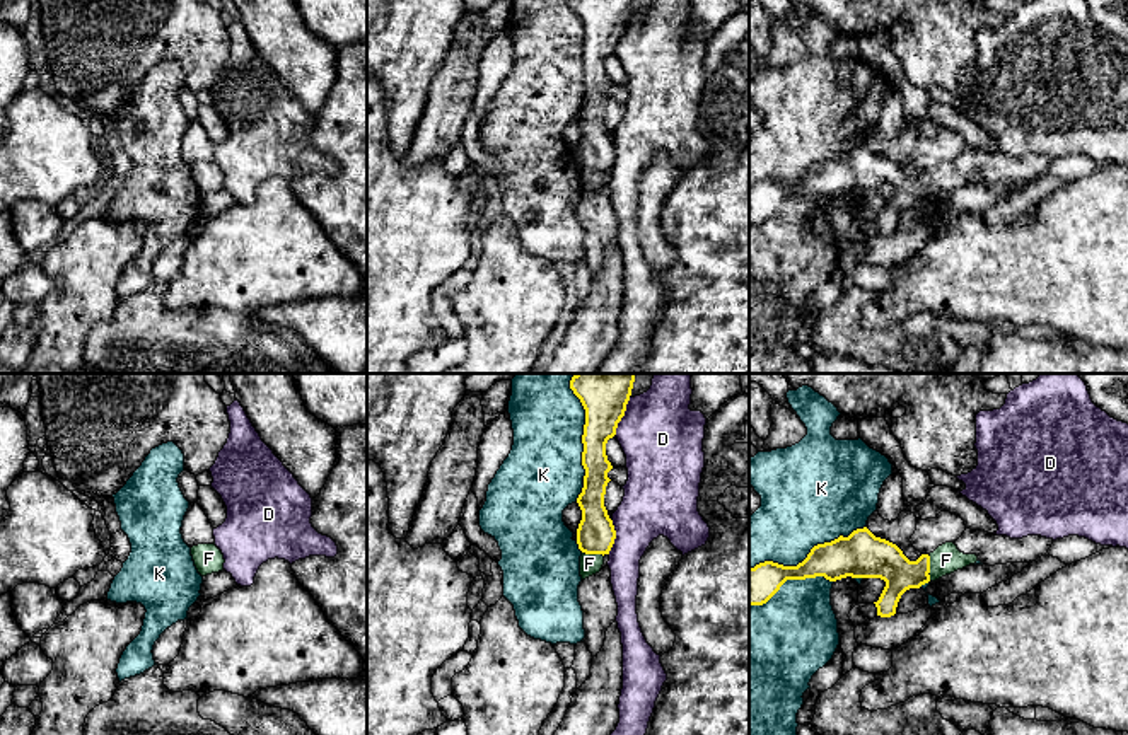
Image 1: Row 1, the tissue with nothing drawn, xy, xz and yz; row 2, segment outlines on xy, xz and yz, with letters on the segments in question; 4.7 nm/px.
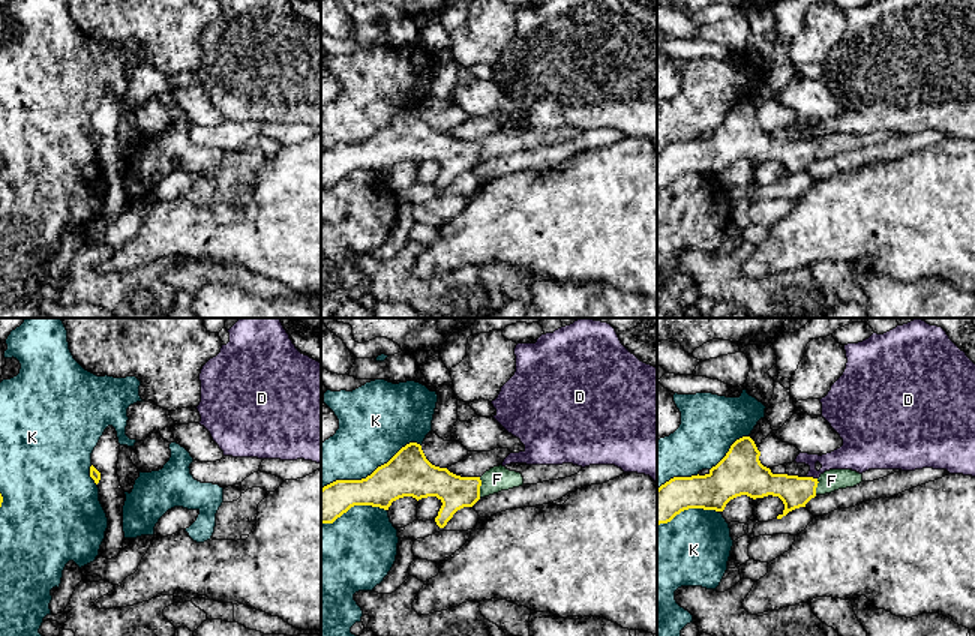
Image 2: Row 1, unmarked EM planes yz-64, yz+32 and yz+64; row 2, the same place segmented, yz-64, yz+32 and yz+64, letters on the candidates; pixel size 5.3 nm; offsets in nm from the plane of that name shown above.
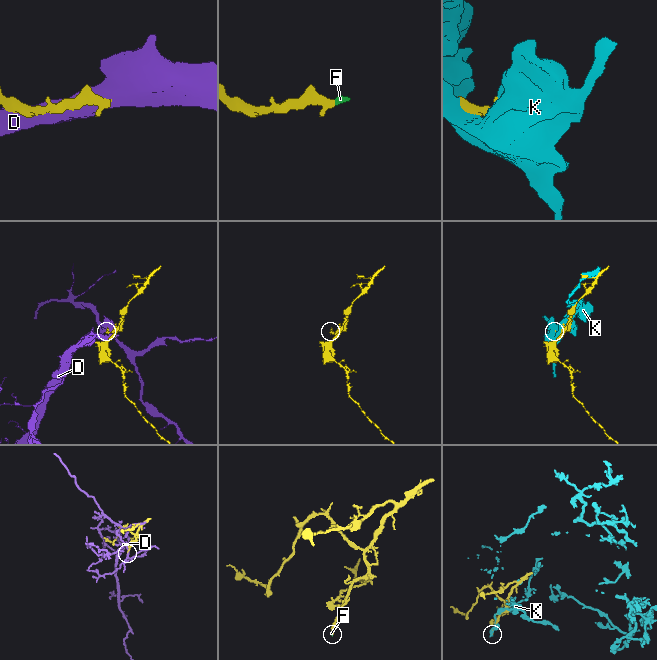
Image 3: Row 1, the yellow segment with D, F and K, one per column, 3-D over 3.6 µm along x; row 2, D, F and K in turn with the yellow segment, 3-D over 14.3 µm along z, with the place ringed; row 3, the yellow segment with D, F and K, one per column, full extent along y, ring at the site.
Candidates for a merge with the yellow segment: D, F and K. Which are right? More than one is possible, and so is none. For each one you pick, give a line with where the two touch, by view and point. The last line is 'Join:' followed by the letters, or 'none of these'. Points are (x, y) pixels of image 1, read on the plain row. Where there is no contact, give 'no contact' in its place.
F: yz (929, 186)
Join: F

